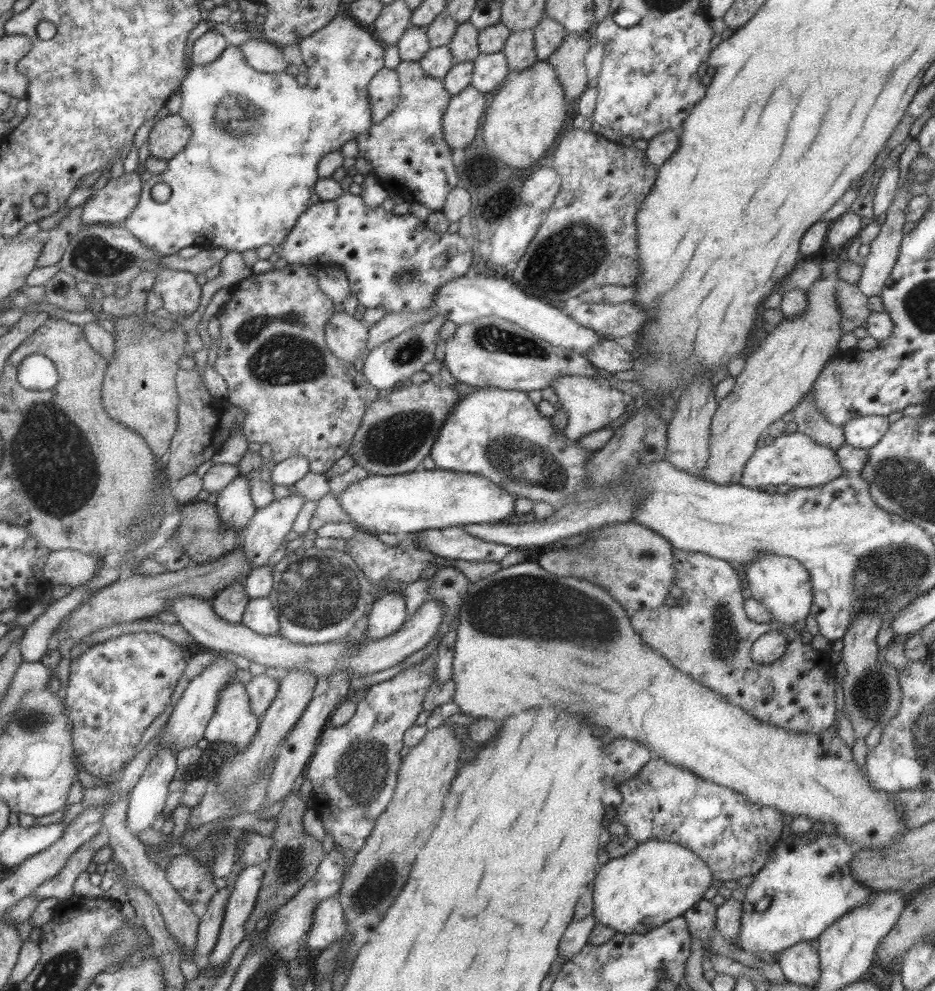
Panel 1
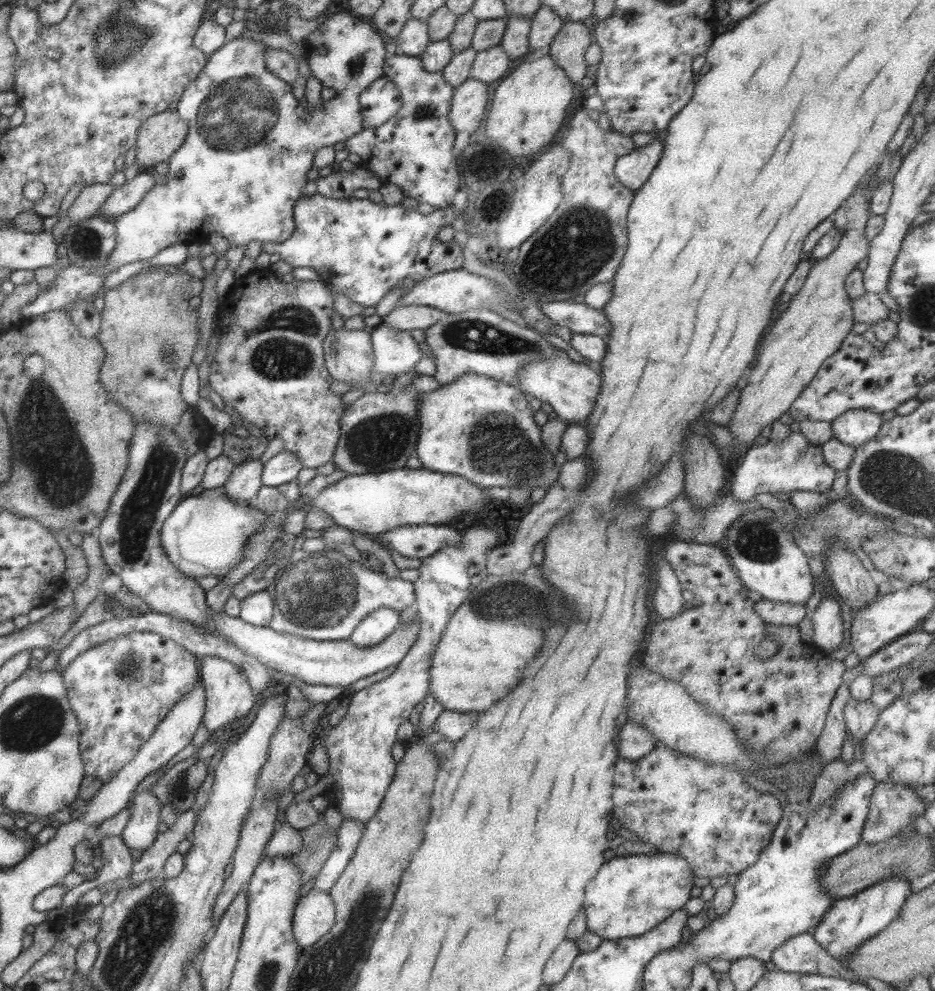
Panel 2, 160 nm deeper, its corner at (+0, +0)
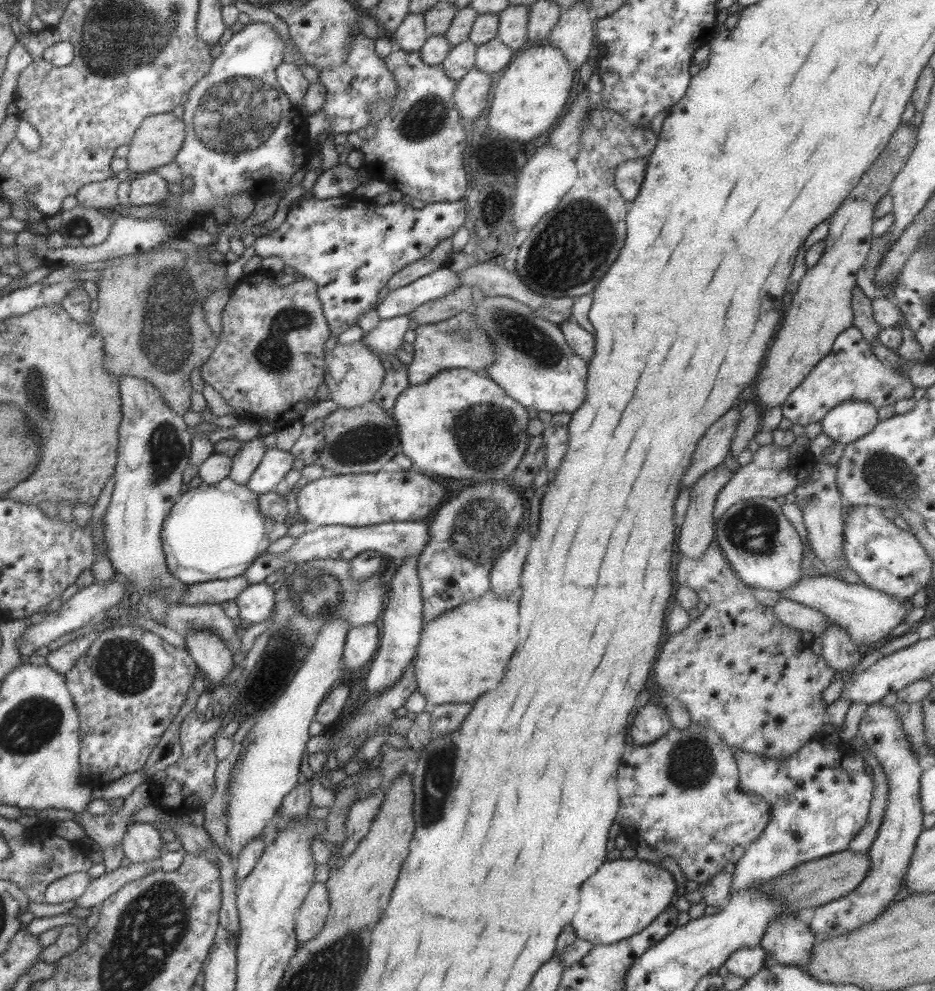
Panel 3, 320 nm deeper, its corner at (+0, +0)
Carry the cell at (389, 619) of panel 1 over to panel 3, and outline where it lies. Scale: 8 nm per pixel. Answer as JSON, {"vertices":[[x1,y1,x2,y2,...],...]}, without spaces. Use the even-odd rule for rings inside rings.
{"vertices":[[367,624,349,628,342,650,342,666,346,670,350,670,351,673,357,672,376,653,379,642,377,627,375,624]]}

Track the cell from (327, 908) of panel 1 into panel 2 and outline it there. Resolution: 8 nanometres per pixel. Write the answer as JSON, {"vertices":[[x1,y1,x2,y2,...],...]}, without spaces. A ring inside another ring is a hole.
{"vertices":[[313,888,299,897,292,918,292,933,300,948,311,946,333,926,335,907,328,893]]}

